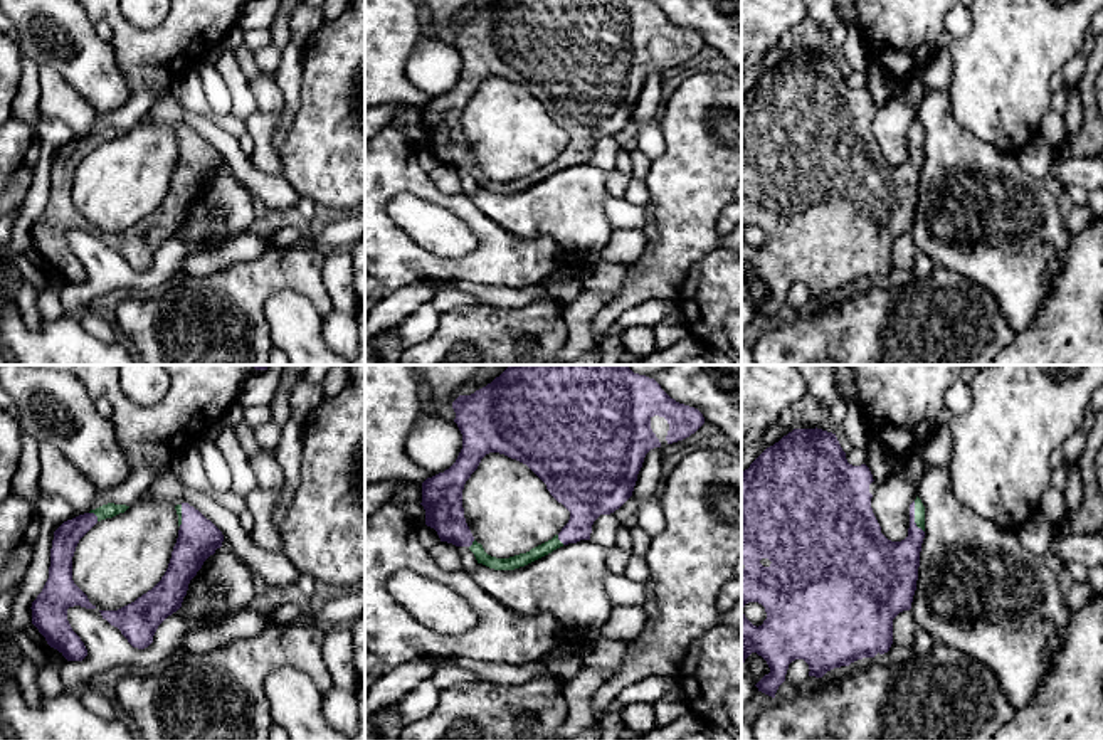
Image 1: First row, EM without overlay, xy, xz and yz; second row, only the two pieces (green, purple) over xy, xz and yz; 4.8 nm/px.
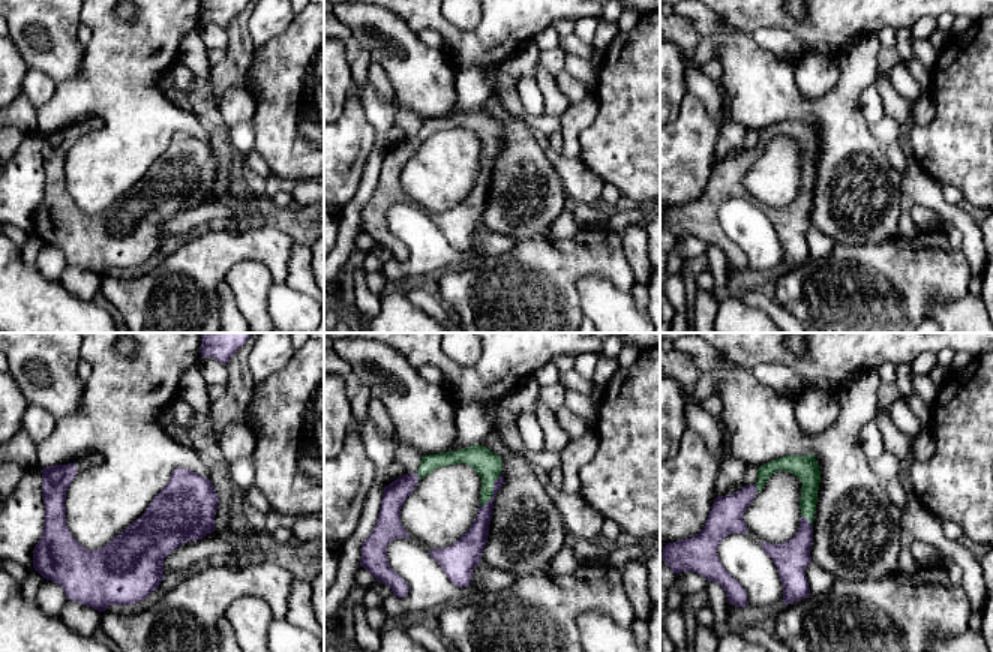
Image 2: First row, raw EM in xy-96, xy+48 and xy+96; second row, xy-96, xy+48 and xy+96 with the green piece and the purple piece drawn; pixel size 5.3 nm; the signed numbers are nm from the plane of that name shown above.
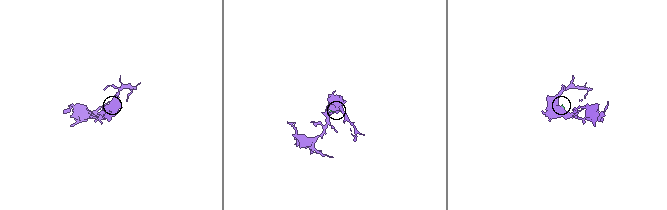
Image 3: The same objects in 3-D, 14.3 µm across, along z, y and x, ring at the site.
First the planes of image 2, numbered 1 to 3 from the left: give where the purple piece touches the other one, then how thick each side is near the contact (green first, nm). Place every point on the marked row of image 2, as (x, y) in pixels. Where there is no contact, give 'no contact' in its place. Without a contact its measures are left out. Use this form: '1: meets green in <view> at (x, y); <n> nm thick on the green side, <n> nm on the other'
1: no contact
2: meets green in xy+48 at (492, 493); 140 nm thick on the green side, 120 nm on the other
3: meets green in xy+96 at (809, 520); 120 nm thick on the green side, 190 nm on the other

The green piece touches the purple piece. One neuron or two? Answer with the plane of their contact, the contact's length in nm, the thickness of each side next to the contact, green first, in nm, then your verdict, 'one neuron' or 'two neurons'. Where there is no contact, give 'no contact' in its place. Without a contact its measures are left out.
meets green in yz; contact 160 nm long; 50 nm thick on the green side, 220 nm on the other; one neuron

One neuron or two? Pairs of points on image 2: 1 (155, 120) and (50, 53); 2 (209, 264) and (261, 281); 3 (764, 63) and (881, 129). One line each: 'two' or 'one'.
1: two
2: two
3: two

